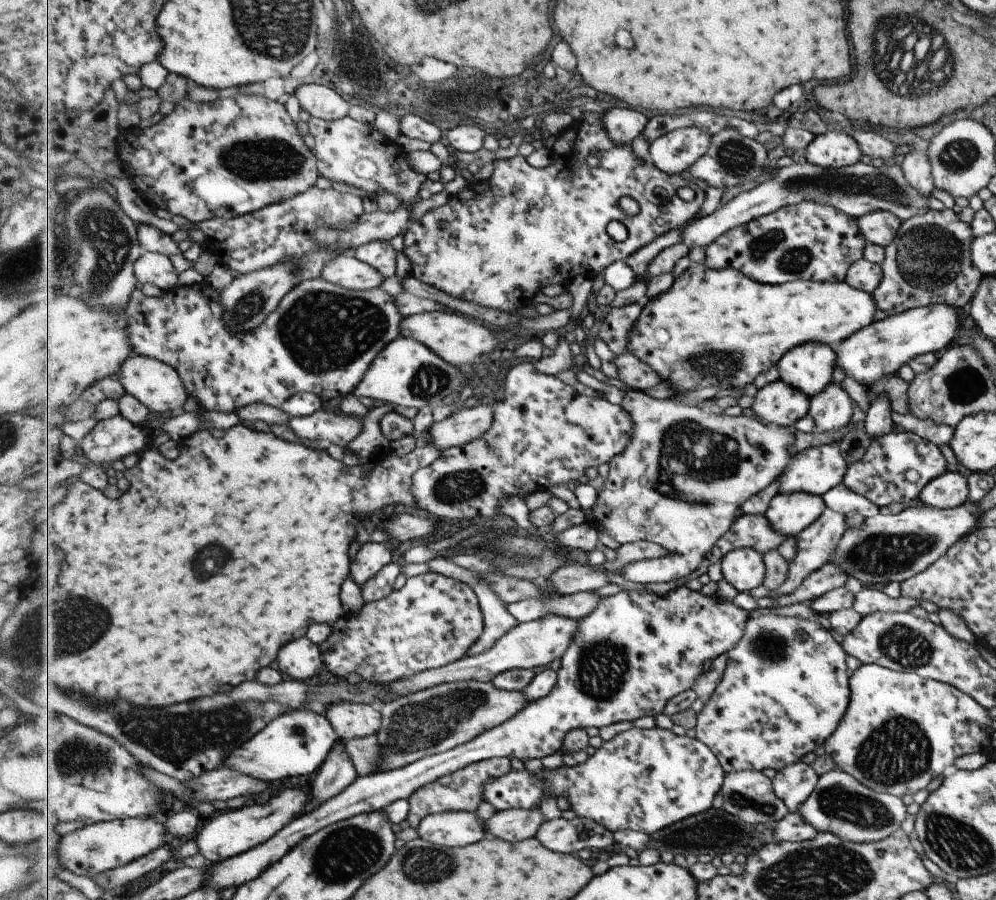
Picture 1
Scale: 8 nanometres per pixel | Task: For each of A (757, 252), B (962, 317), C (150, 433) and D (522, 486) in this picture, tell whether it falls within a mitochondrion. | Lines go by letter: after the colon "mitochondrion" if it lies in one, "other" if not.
A: mitochondrion
B: other
C: other
D: other

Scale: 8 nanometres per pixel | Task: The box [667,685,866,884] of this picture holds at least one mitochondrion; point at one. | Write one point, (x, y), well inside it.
(742, 798)

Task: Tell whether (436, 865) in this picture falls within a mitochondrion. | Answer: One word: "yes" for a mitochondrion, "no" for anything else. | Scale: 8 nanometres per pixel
yes

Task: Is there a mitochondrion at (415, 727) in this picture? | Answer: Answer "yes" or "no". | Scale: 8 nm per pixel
yes

